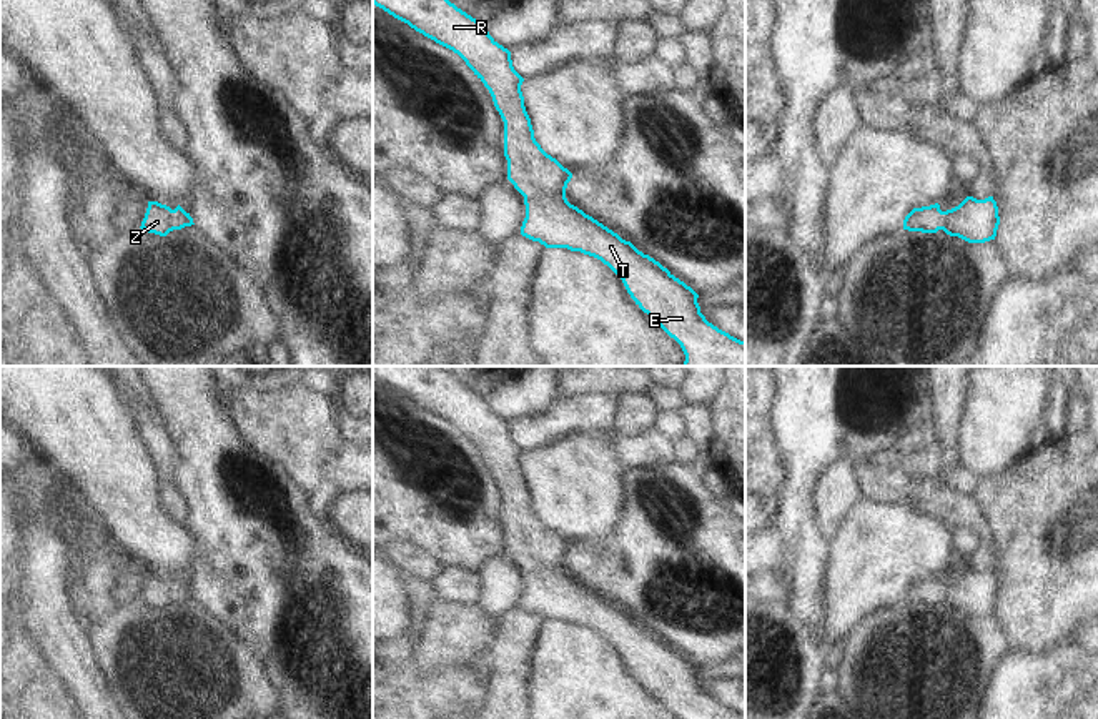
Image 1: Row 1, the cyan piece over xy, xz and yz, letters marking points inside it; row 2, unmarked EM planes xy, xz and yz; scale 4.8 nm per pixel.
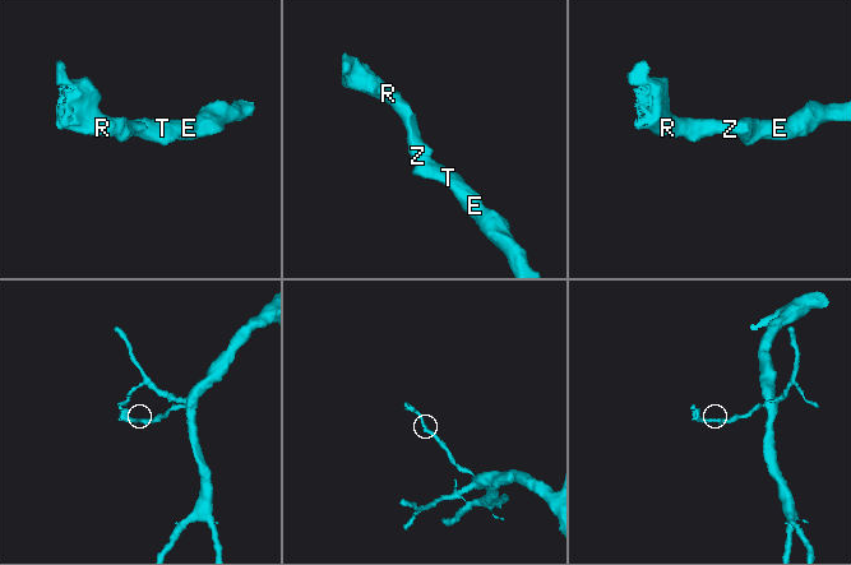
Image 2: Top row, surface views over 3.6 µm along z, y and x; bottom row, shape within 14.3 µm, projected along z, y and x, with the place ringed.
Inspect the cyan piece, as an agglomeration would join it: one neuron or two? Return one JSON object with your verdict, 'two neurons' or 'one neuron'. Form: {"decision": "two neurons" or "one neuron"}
{"decision": "one neuron"}

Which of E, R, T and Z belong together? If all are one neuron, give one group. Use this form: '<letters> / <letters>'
E R T Z

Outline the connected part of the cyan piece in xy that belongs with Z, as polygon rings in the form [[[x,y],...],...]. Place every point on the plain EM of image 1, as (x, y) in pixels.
[[[148,574],[148,581],[140,601],[148,606],[166,609],[173,602],[181,602],[191,598],[195,598],[193,591],[180,578],[171,583],[158,574]]]

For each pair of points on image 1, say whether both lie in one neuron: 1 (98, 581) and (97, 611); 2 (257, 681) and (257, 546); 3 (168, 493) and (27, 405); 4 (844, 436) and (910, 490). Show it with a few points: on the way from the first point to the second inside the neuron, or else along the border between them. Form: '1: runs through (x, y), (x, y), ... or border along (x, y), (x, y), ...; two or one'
1: runs through (97, 588), (97, 604); one
2: border along (230, 624), (267, 664), (272, 679), (278, 686); two
3: border along (163, 480), (162, 503), (177, 520), (183, 521); two
4: border along (872, 456), (862, 456), (850, 463); two

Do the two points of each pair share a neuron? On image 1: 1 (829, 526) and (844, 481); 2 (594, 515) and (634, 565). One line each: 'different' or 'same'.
1: same
2: different

